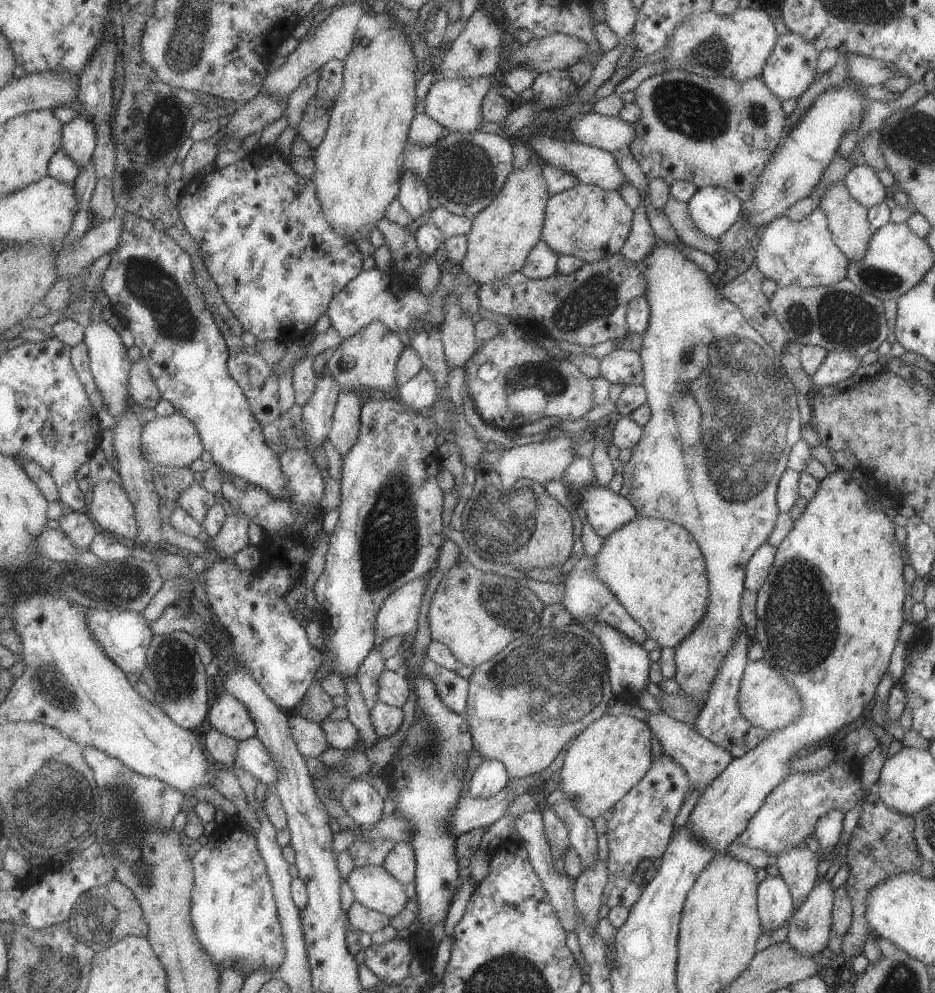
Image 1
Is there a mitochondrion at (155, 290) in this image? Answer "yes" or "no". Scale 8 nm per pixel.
yes

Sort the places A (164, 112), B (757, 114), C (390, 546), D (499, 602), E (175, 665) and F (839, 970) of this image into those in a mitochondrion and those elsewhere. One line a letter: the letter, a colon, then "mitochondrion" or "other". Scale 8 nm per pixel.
A: mitochondrion
B: mitochondrion
C: mitochondrion
D: mitochondrion
E: mitochondrion
F: other

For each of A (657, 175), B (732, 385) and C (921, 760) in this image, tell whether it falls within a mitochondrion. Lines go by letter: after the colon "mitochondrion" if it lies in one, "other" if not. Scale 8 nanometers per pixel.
A: other
B: mitochondrion
C: other

